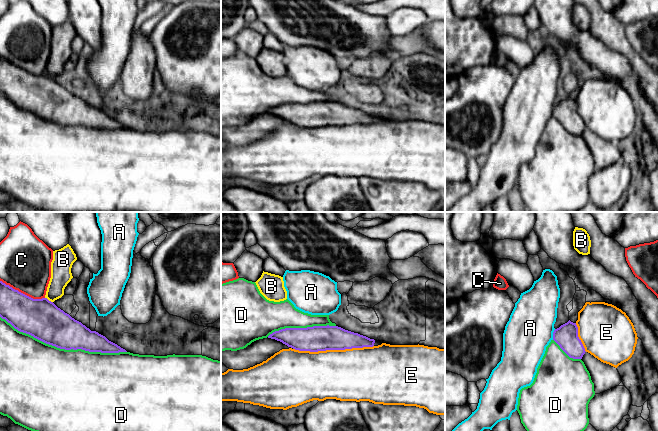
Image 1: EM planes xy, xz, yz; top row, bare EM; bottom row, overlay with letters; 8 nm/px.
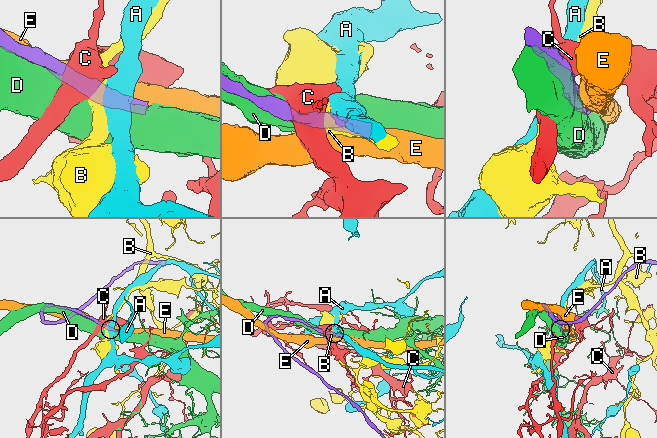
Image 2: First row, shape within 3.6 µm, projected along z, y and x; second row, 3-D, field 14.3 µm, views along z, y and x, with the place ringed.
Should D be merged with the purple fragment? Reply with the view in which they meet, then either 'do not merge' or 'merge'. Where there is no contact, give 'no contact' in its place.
xy | merge

